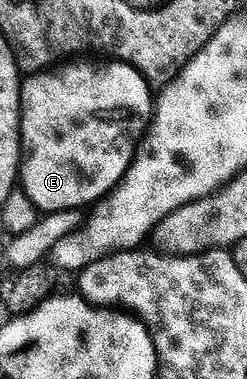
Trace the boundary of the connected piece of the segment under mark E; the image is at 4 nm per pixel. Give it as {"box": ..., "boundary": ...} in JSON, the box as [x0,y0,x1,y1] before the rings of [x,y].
{"box":[19,59,155,214],"boundary":[[[115,59],[97,62],[101,64],[81,63],[85,62],[69,62],[38,72],[21,85],[23,163],[19,184],[31,203],[45,214],[85,210],[108,196],[123,174],[127,174],[135,157],[135,144],[125,139],[132,132],[144,133],[147,122],[154,117],[155,96],[149,93],[151,85],[139,70]]]}

